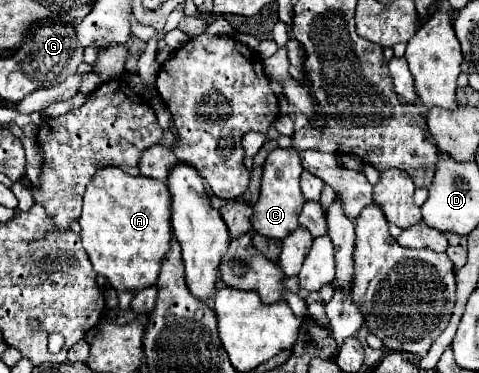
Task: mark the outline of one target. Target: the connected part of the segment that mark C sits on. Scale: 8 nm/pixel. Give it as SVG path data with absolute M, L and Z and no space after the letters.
M274 149L266 161L264 161L264 173L262 173L262 187L260 187L260 197L254 203L254 213L252 213L252 229L264 237L274 237L274 239L284 239L290 235L294 229L298 229L298 215L304 205L304 195L300 191L300 155L296 149Z

